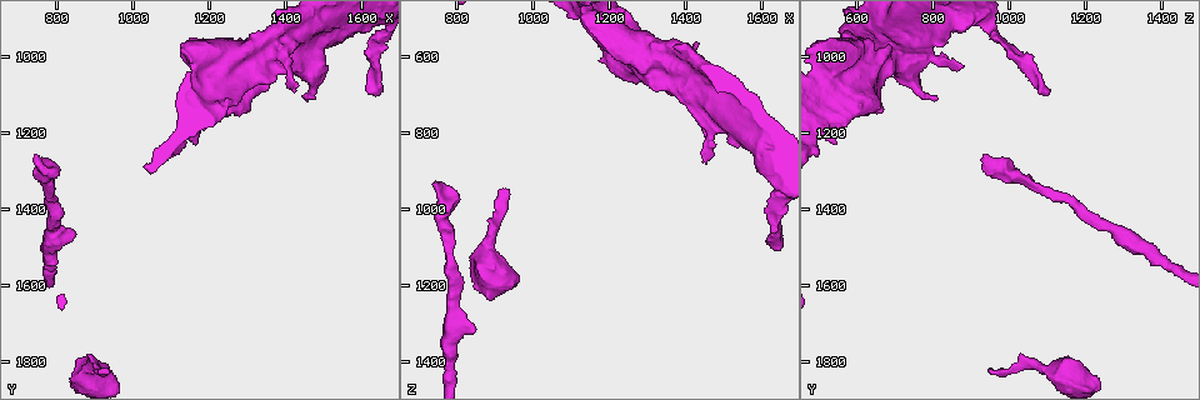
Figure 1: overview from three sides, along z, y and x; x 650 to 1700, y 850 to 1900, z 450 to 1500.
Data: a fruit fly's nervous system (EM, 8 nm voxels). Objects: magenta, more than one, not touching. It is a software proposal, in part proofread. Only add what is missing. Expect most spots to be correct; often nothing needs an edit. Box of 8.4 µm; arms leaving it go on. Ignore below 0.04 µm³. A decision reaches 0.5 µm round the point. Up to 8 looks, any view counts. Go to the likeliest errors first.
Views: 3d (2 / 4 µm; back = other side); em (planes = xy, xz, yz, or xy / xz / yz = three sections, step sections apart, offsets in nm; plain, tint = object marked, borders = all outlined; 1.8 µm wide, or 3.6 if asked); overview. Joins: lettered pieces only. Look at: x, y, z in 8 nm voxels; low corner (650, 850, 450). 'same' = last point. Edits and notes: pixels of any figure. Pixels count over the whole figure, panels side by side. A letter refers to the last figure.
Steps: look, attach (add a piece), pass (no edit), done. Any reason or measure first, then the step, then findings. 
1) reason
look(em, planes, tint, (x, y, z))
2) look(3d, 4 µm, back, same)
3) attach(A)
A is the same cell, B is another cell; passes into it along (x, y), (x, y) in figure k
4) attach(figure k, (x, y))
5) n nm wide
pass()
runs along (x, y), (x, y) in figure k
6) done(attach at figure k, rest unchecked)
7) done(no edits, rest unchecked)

branch stops here
look(3d, 4 µm, (750, 1250, 940))

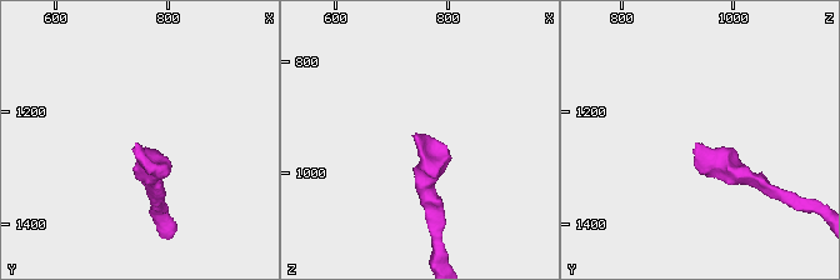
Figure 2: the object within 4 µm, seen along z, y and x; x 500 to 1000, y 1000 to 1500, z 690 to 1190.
shape alone is not enough
look(em, planes, plain, (740, 1250, 935))

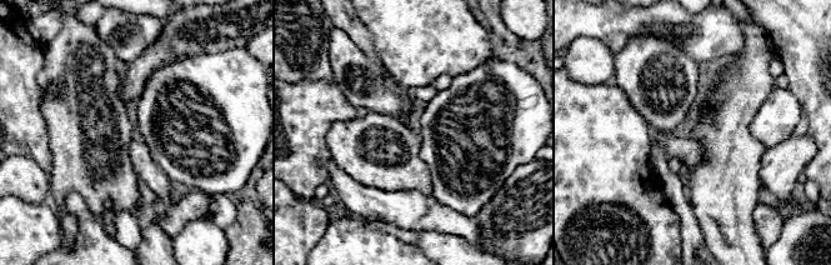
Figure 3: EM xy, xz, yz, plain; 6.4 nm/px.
look(em, planes, borders, same)

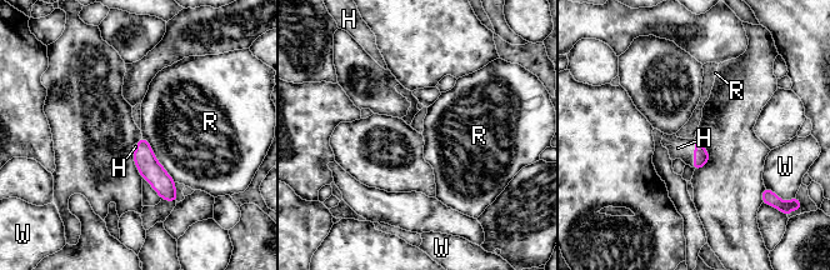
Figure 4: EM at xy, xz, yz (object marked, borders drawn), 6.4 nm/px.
attach(H)
H is the same cell, R and W are other cells; passes into it along (700, 155), (694, 154), (678, 148) in figure 4; the neuron continues

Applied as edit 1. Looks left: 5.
redraw
look(overview)

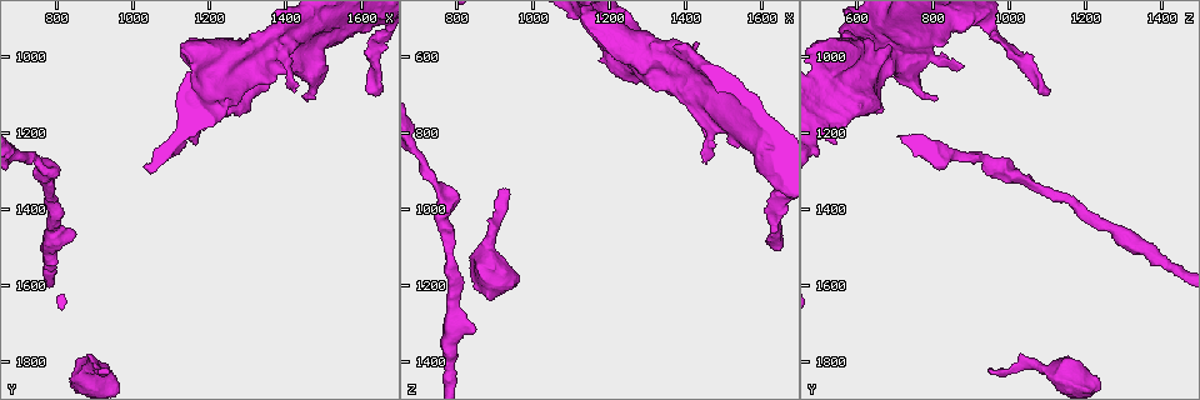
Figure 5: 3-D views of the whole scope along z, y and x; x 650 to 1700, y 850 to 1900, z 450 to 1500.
free end
look(3d, 4 µm, (930, 1815, 945))

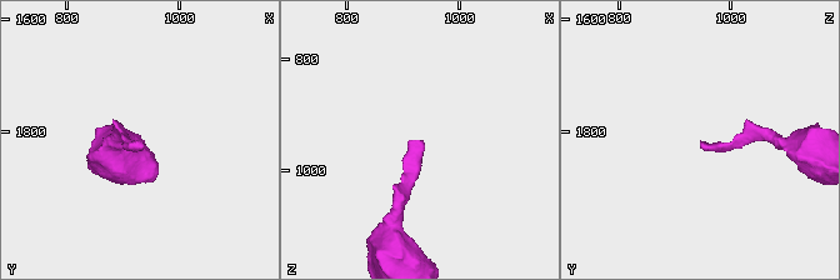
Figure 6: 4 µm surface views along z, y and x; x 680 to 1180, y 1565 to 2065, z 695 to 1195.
shape alone is not enough
look(em, planes, borders, (920, 1820, 945))

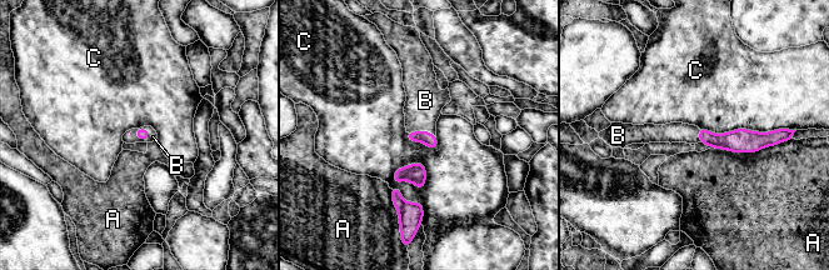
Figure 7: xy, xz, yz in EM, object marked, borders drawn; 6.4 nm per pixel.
attach(B)
B is the same cell, A and C are other cells; passes into it along (143, 134), (141, 139), (153, 136) in figure 7; the neuron continues

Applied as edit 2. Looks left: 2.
four or more arms meet
look(em, 3.6 µm, xz, step 4, tint, (1350, 1005, 615))

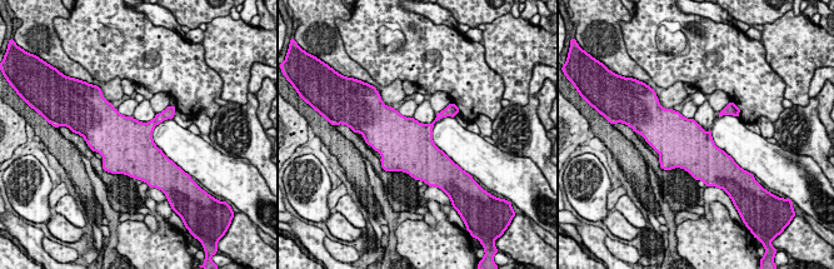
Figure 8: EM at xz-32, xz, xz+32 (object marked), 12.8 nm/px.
look(em, 3.6 µm, planes, borders, same)

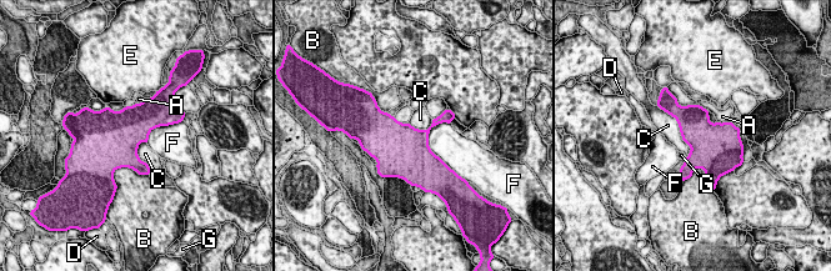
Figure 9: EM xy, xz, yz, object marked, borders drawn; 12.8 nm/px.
pass()
A, B, C, D, E, F and G are other cells; border along (662, 109), (690, 147), (686, 157) in figure 9; none of them fits

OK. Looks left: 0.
done(attach at figure 4, attach at figure 7, rest unchecked)

